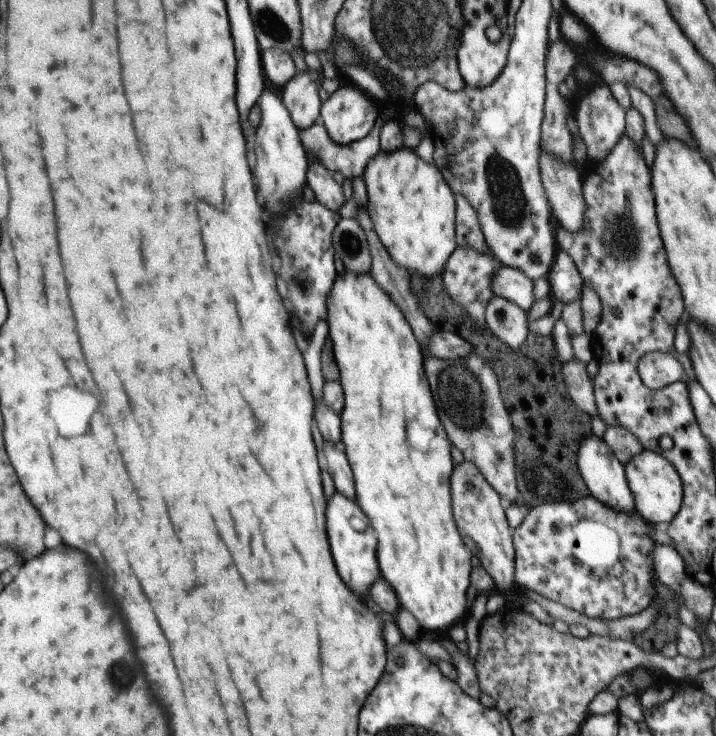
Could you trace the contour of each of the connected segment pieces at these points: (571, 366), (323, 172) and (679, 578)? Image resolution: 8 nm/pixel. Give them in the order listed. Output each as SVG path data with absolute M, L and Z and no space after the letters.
M572 357L562 367L565 394L572 404L590 416L597 414L597 404L593 393L593 379L589 377L587 364Z
M312 161L307 166L307 185L315 194L315 200L330 210L340 212L346 200L342 187L332 175L320 161Z
M660 543L655 546L652 554L653 567L658 580L666 588L678 594L681 582L690 579L686 574L686 565L683 558L672 545L661 545Z

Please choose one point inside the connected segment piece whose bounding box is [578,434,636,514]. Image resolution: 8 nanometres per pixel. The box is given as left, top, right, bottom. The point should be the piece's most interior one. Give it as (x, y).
(604, 475)

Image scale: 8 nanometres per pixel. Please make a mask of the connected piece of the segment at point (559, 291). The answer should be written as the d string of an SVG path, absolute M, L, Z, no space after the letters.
M557 250L549 274L549 283L552 298L557 298L564 304L580 299L584 282L568 253Z

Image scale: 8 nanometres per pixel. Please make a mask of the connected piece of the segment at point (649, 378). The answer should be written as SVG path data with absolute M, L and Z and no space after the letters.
M648 351L637 364L638 376L652 390L660 390L666 385L688 380L682 363L670 353Z

